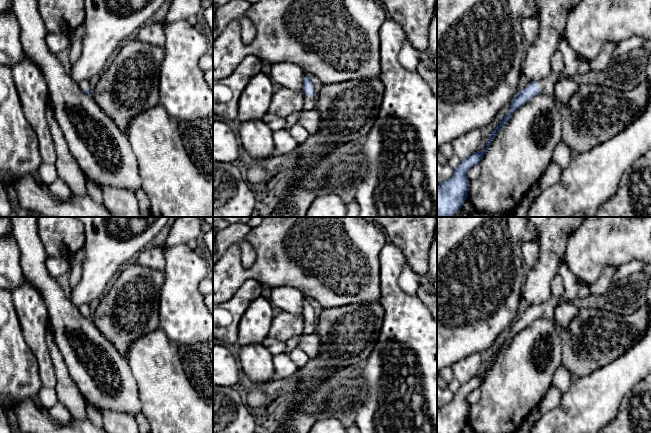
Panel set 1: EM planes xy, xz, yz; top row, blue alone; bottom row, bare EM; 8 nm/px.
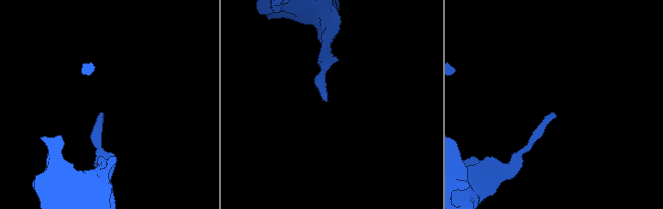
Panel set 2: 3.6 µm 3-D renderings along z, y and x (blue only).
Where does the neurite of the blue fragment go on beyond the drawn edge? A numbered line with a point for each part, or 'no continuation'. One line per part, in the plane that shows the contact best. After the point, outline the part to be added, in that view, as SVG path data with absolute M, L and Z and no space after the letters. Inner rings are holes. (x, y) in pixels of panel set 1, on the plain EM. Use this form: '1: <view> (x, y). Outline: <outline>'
1: yz (572, 284). Outline: M564 263L559 268L559 275L564 284L564 291L561 296L552 296L548 301L537 305L541 317L552 318L556 308L563 303L573 303L582 287L589 286L584 280L578 278Z

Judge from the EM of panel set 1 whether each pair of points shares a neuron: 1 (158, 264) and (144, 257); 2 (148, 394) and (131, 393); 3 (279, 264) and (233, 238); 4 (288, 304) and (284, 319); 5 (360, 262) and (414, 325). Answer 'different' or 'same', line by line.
1: same
2: different
3: different
4: different
5: different

